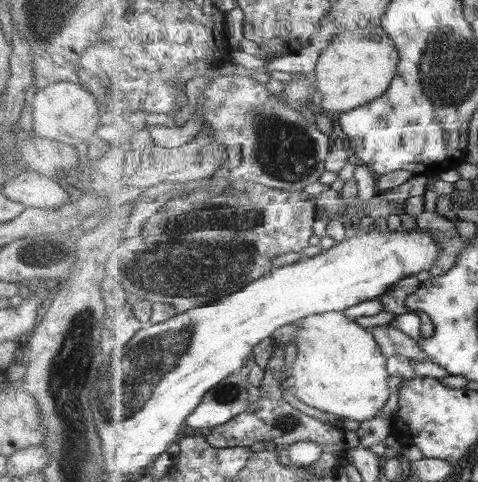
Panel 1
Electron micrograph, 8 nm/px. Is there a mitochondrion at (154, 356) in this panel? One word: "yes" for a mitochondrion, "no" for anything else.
yes

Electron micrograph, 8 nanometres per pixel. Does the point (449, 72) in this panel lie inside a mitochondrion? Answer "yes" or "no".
yes

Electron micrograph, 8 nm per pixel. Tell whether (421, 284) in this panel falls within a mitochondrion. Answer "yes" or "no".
no

